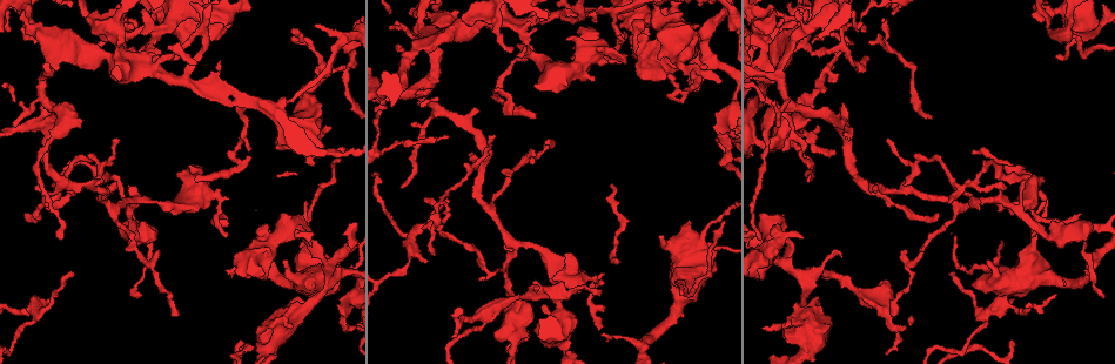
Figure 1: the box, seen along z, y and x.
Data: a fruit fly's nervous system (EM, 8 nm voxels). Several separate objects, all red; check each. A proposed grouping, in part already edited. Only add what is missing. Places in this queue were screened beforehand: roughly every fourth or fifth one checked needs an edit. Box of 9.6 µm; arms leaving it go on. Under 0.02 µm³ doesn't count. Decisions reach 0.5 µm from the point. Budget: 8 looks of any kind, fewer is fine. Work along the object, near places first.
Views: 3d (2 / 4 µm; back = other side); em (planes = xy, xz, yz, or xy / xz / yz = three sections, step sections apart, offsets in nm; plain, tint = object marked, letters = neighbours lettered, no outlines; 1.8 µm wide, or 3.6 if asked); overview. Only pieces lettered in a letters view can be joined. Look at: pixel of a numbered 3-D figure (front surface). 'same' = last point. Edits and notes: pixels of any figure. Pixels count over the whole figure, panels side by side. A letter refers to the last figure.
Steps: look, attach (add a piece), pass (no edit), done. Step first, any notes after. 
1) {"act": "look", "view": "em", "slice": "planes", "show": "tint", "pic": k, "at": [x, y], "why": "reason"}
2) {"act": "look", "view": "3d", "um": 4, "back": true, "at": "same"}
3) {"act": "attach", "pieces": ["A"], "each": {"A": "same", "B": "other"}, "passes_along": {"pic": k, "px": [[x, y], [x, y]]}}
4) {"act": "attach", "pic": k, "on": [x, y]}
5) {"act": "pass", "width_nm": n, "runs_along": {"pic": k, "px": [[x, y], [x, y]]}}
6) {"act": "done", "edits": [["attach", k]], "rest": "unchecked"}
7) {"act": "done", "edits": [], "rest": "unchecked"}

{"act": "look", "view": "3d", "um": 4, "pic": 1, "at": [72, 275], "why": "an open end"}

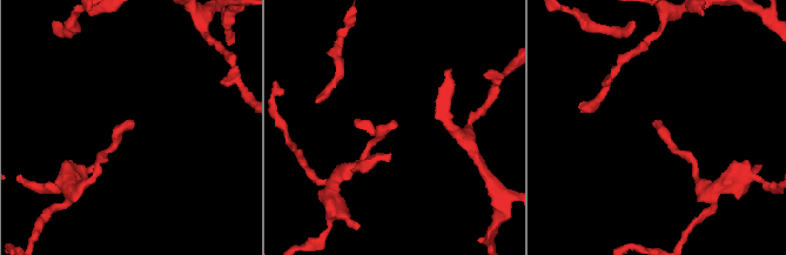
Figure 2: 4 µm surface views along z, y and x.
{"act": "look", "view": "em", "slice": "xz", "step": 16, "show": "letters", "pic": 2, "at": [656, 122], "why": "need the tissue"}

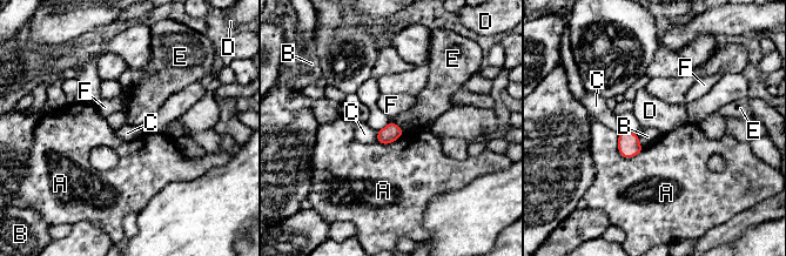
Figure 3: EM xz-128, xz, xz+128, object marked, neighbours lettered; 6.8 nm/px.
{"act": "look", "view": "em", "slice": "planes", "show": "letters", "at": "same"}

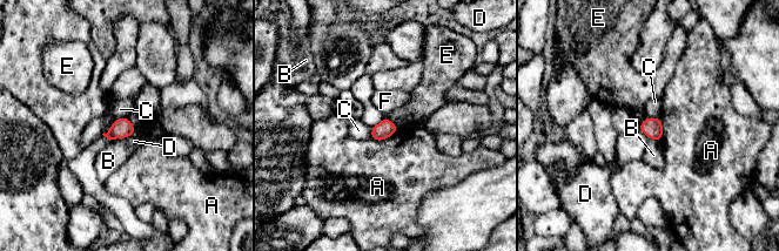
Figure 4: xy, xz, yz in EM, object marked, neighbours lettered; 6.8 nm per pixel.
{"act": "pass", "width_nm": 120, "each": {"A": "other", "B": "other", "C": "other", "D": "other", "E": "other", "F": "other"}, "border": {"pic": 4, "px": [[385, 116], [398, 128]]}, "found": "none of them fits"}

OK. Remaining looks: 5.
{"act": "look", "view": "3d", "um": 4, "pic": 1, "at": [691, 221], "why": "branch stops here"}

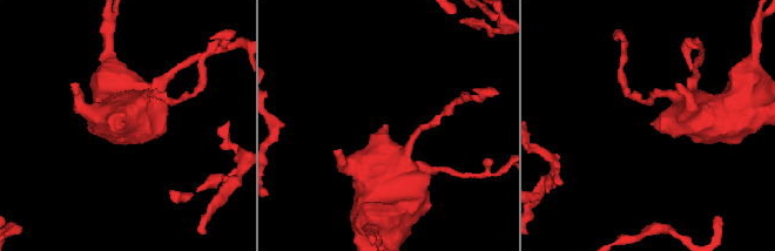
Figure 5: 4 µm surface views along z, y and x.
{"act": "look", "view": "em", "um": 3.6, "slice": "xz", "step": 8, "show": "letters", "pic": 5, "at": [125, 124]}

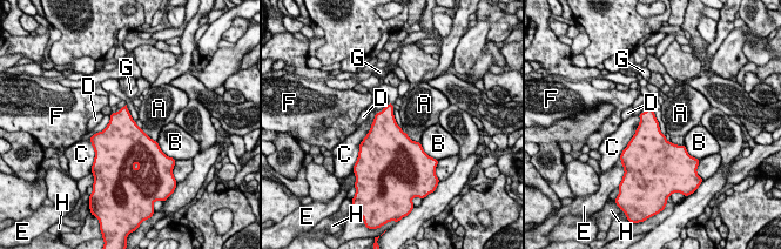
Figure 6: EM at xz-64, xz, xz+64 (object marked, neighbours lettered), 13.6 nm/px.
{"act": "attach", "pic": 6, "on": [391, 94], "width_nm": 320, "each": {"A": "other", "B": "other", "C": "other", "D": "other", "E": "other", "F": "other", "G": "same", "H": "other"}, "passes_along": {"pic": 6, "px": [[385, 121], [390, 103], [391, 94]]}, "found": "the neuron continues"}

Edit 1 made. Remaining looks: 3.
{"act": "look", "view": "em", "slice": "yz", "step": 16, "show": "plain", "pic": 1, "at": [565, 253], "why": "free end"}

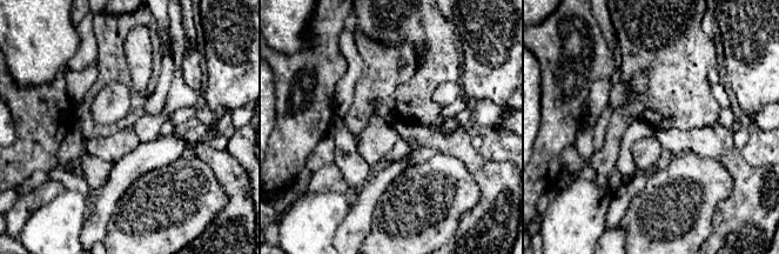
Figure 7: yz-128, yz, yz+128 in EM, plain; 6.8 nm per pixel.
{"act": "look", "view": "em", "slice": "yz", "step": 16, "show": "letters", "at": "same"}

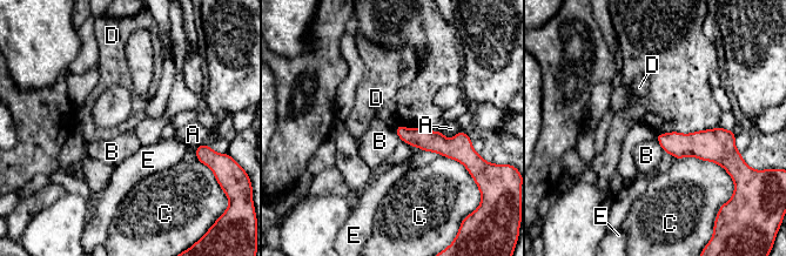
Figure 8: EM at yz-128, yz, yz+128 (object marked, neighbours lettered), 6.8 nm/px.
{"act": "pass", "each": {"A": "other", "B": "other", "C": "other", "D": "other", "E": "other"}, "runs_along": {"pic": 8, "px": [[398, 129], [437, 143], [462, 141]]}, "found": "no lettered piece goes on from it"}

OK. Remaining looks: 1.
{"act": "done", "edits": [["attach", 6]], "rest": "unchecked"}

